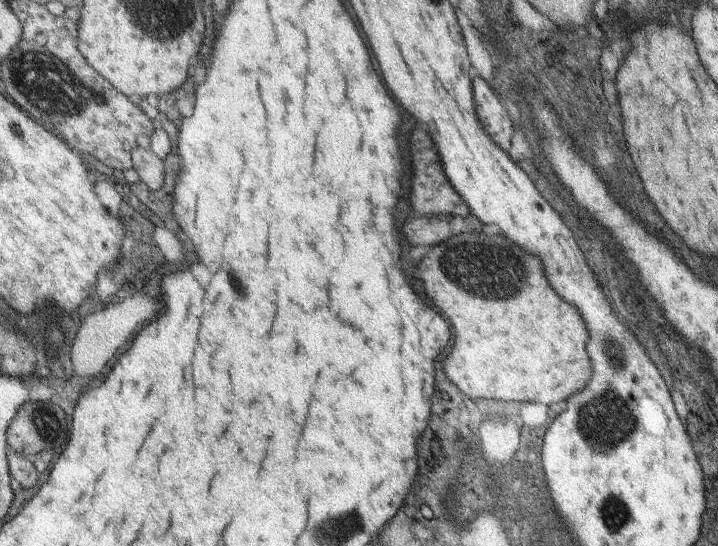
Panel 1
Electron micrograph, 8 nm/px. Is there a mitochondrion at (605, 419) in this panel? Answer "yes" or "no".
yes

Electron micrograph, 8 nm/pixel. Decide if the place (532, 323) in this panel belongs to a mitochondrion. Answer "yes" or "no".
no

